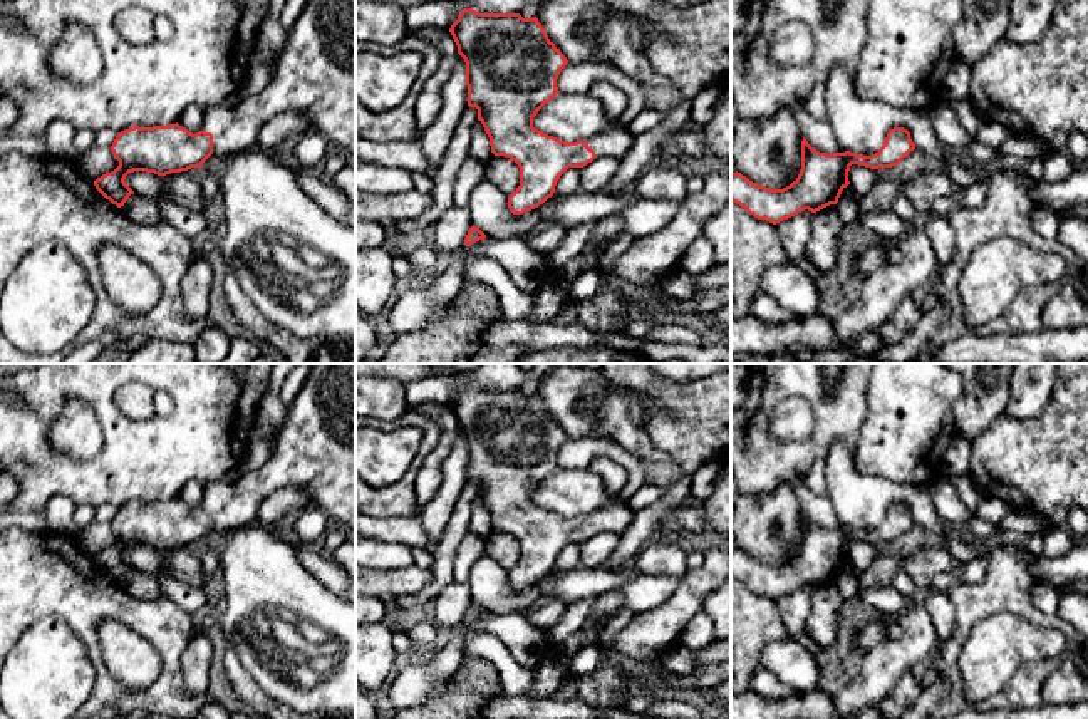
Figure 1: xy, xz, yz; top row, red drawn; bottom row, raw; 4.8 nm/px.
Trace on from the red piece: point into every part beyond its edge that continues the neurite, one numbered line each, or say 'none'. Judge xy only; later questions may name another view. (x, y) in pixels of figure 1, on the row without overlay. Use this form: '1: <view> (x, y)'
1: xy (314, 450)

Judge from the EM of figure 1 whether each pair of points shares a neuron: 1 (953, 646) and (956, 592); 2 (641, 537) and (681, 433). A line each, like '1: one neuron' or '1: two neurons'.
1: one neuron
2: two neurons

